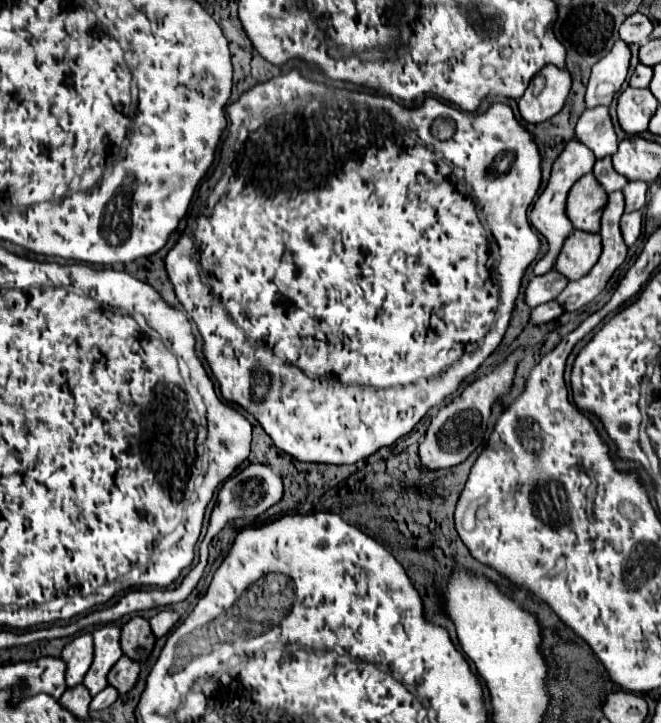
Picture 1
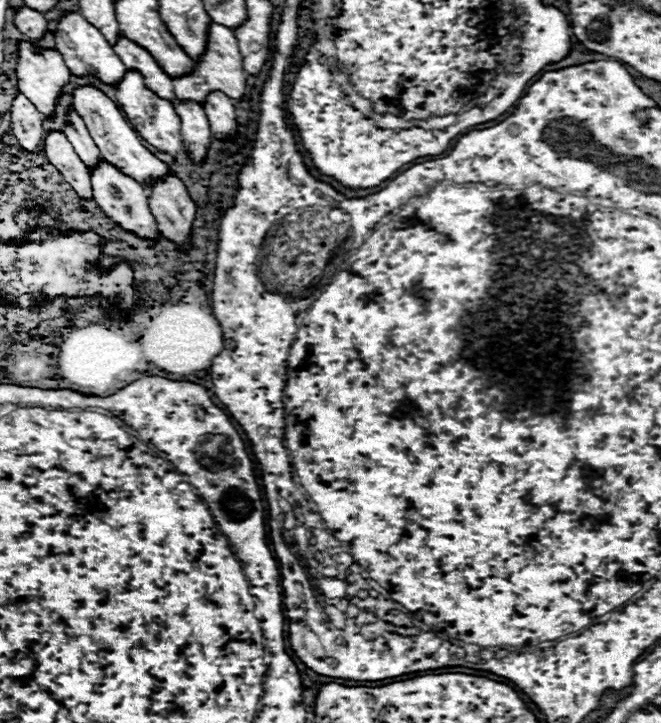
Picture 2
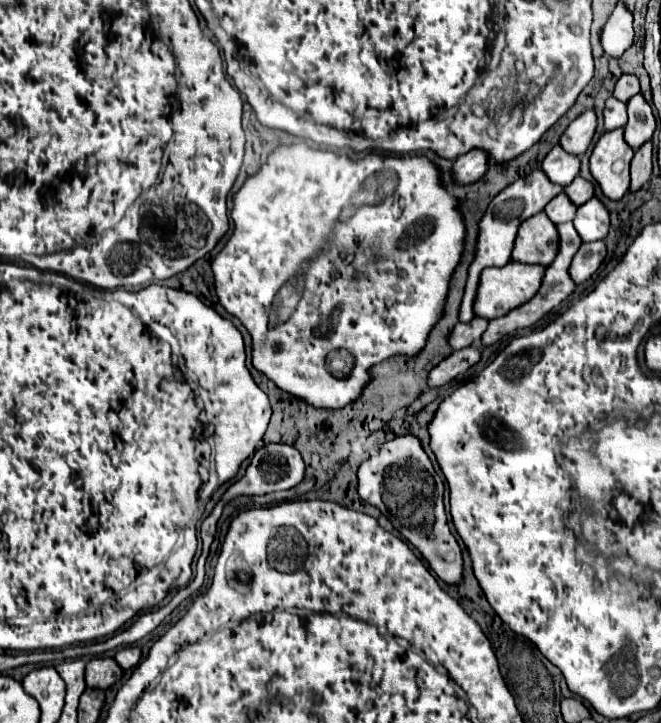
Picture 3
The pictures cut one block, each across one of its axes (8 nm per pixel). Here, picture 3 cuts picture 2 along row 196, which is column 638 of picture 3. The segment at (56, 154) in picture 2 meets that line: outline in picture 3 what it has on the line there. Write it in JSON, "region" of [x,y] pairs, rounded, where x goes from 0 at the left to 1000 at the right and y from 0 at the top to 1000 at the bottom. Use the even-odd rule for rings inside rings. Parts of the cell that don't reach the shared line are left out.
{"region":[[[944,102],[938,105],[938,111],[932,113],[932,122],[929,122],[929,136],[938,138],[938,141],[950,141],[956,133],[962,133],[968,127],[968,116],[965,116],[965,108],[962,105],[953,105],[953,102]]]}

